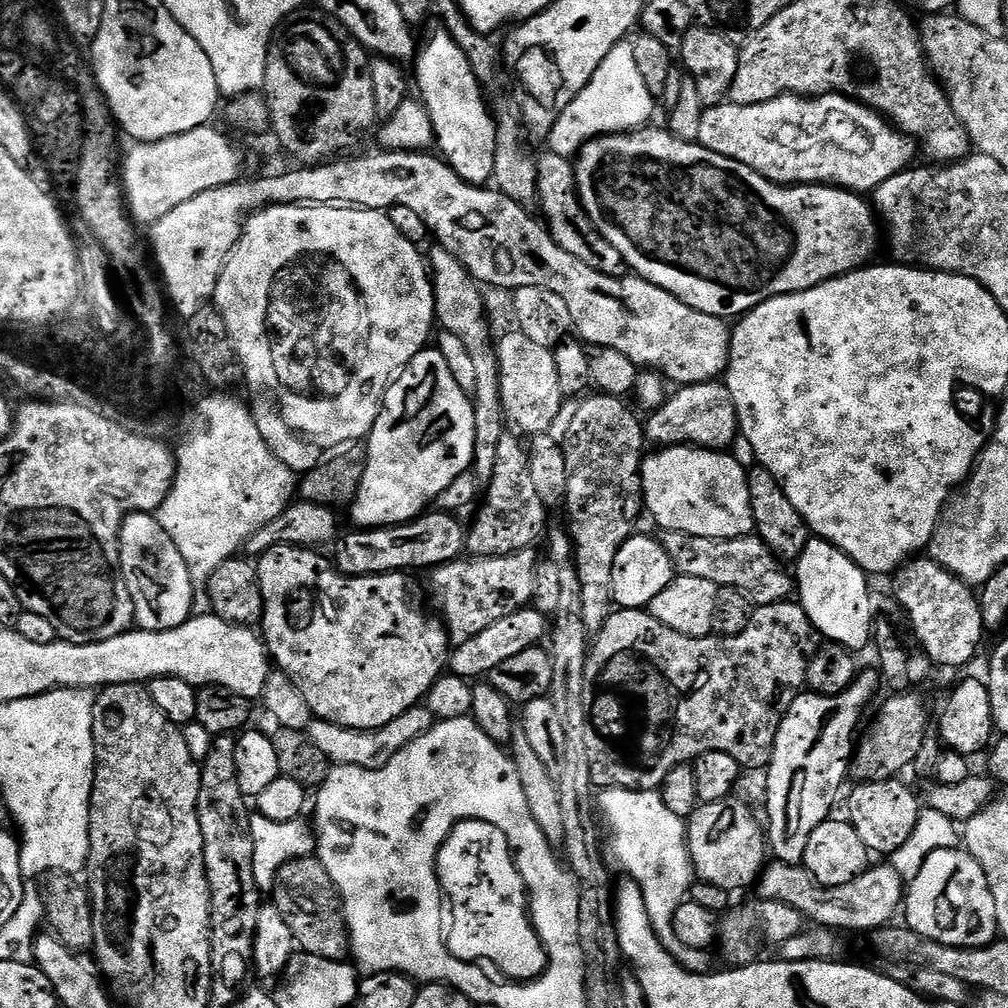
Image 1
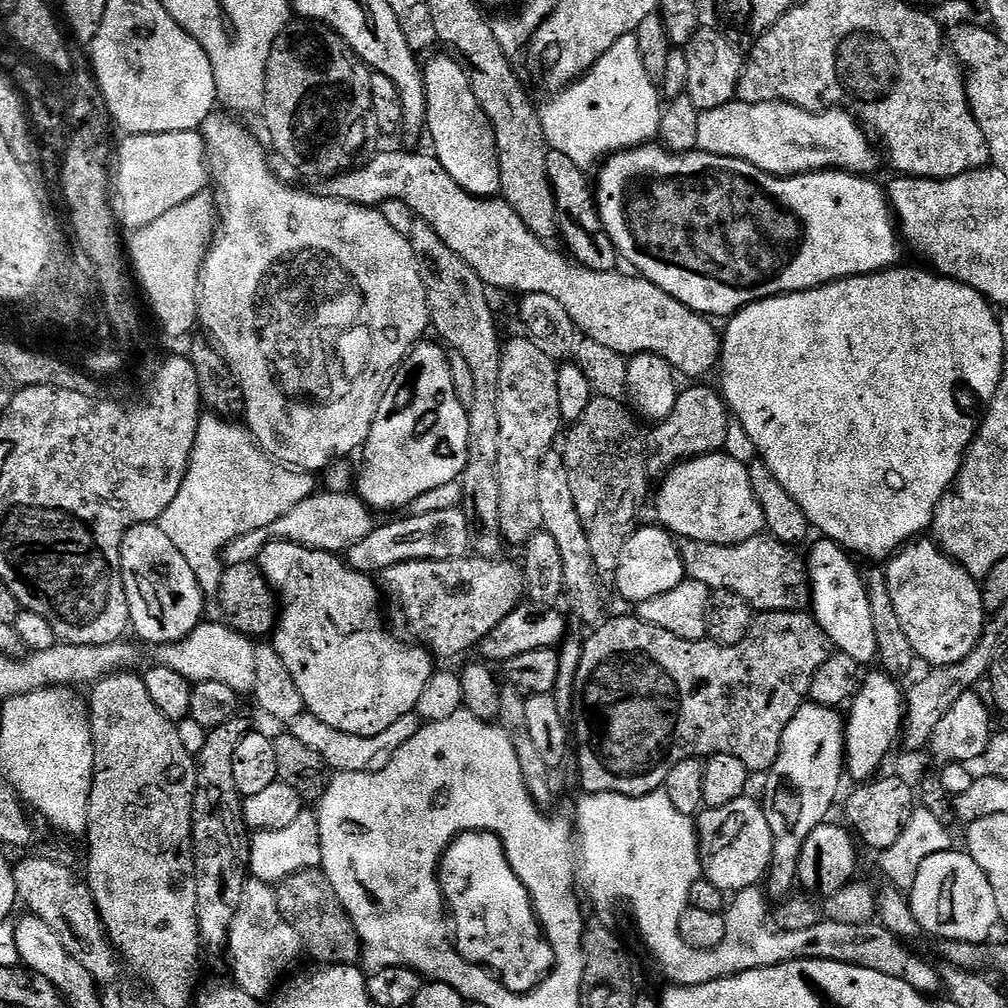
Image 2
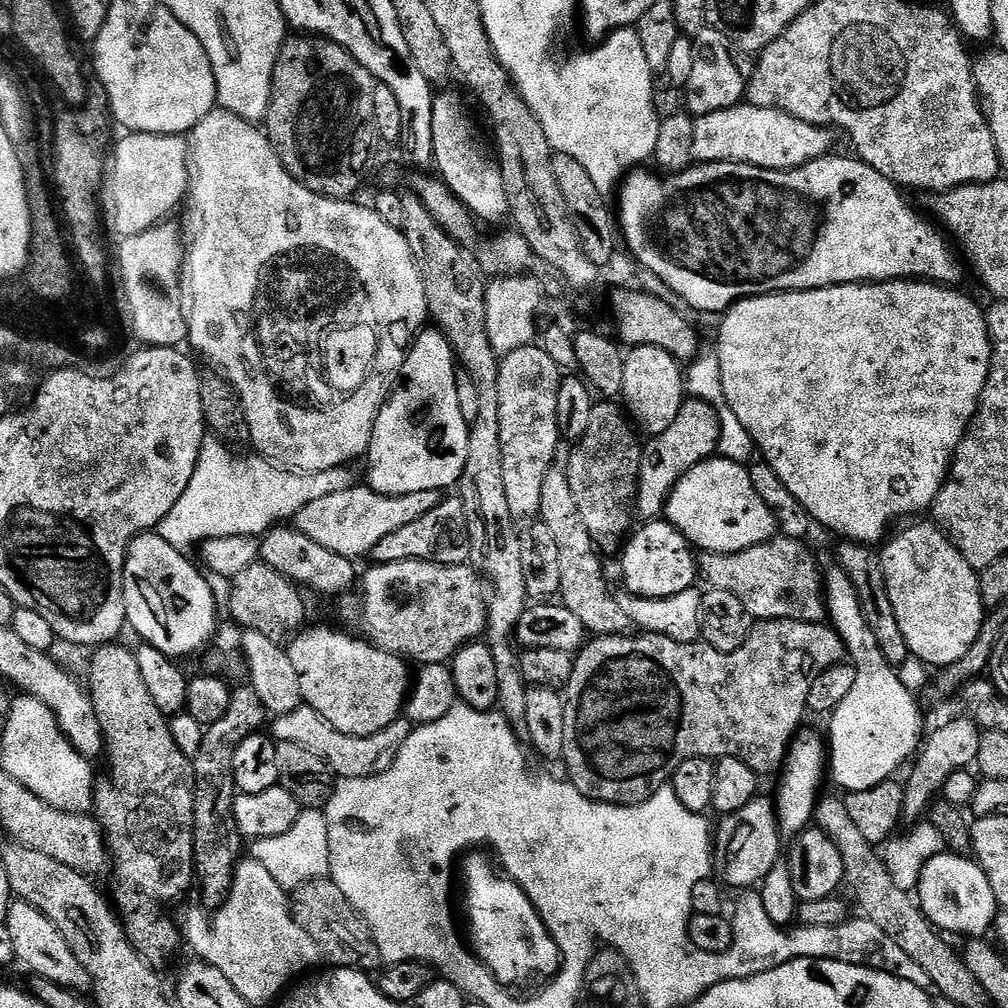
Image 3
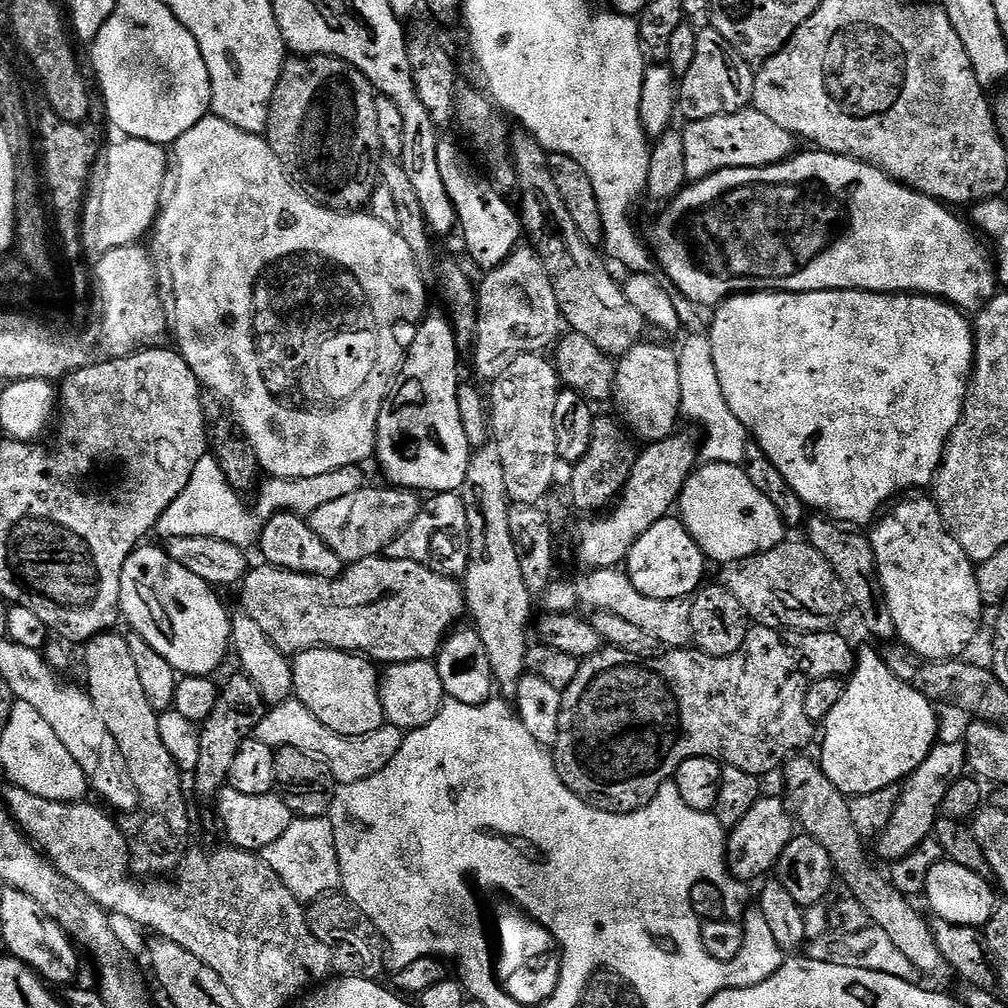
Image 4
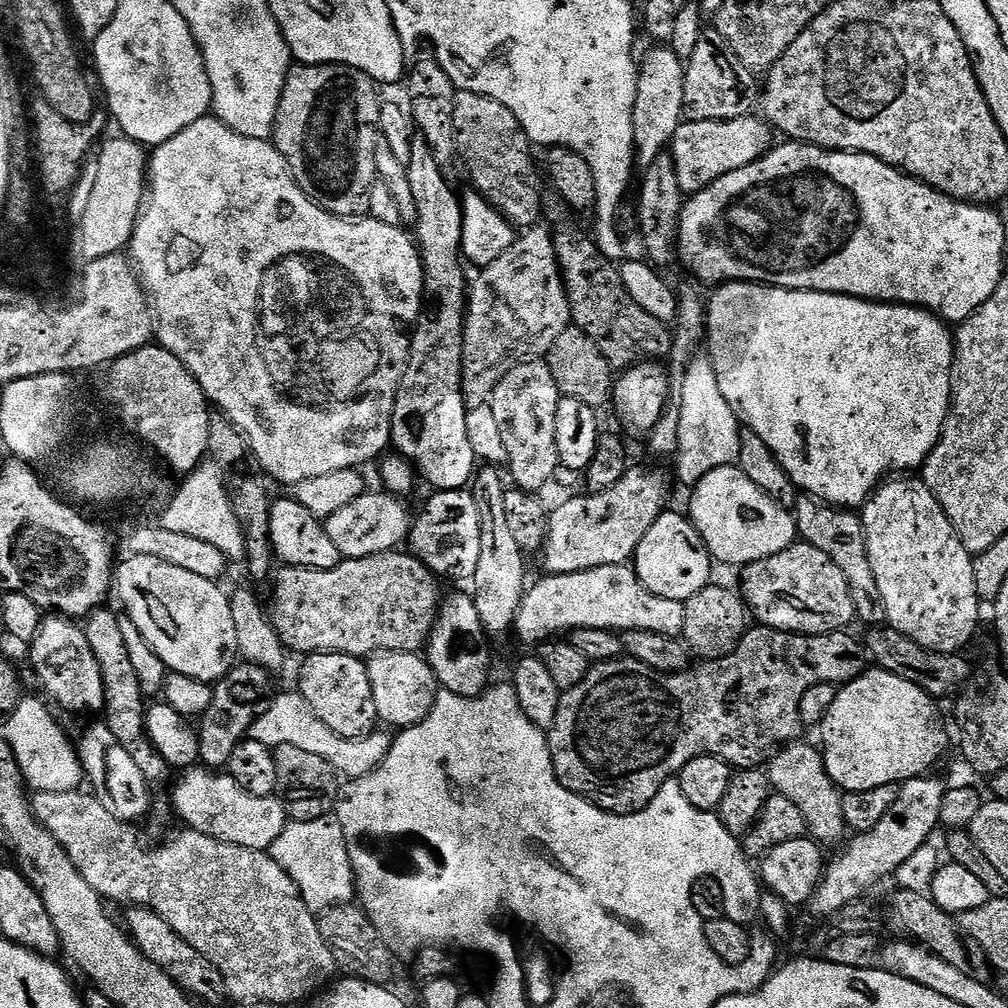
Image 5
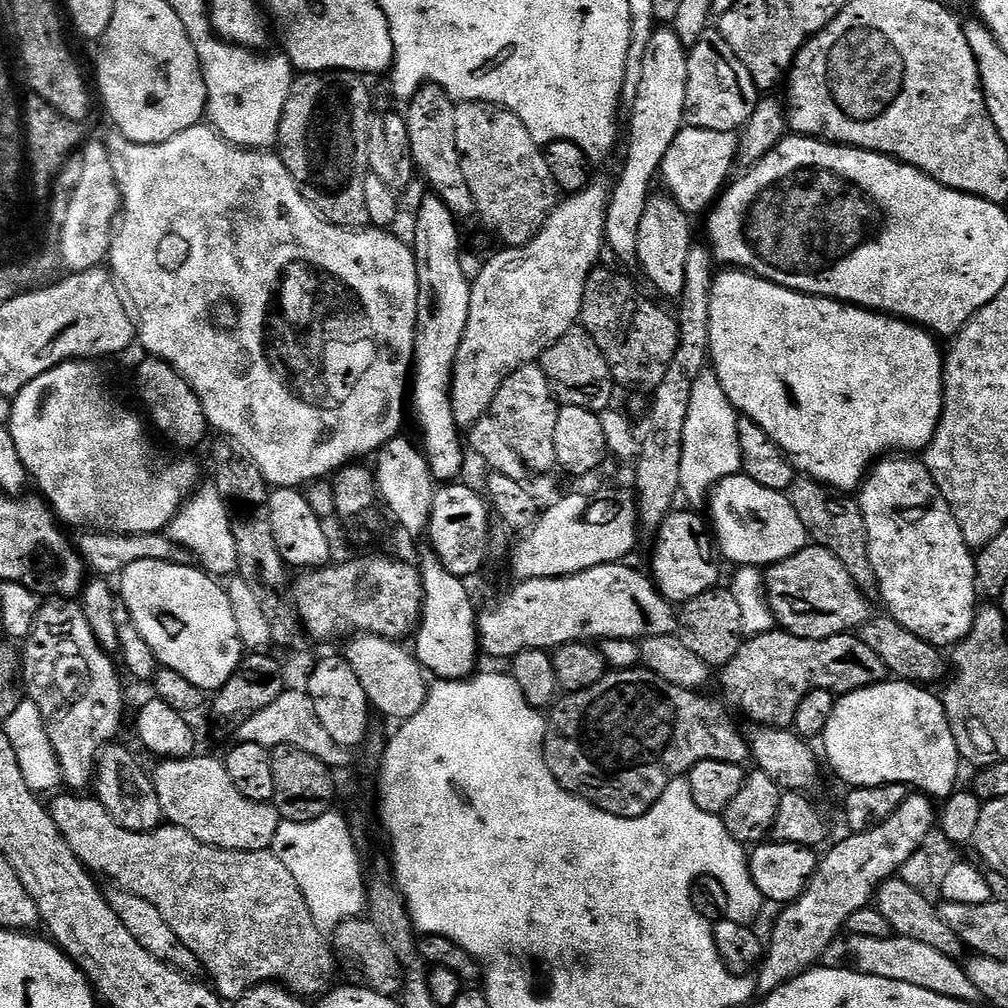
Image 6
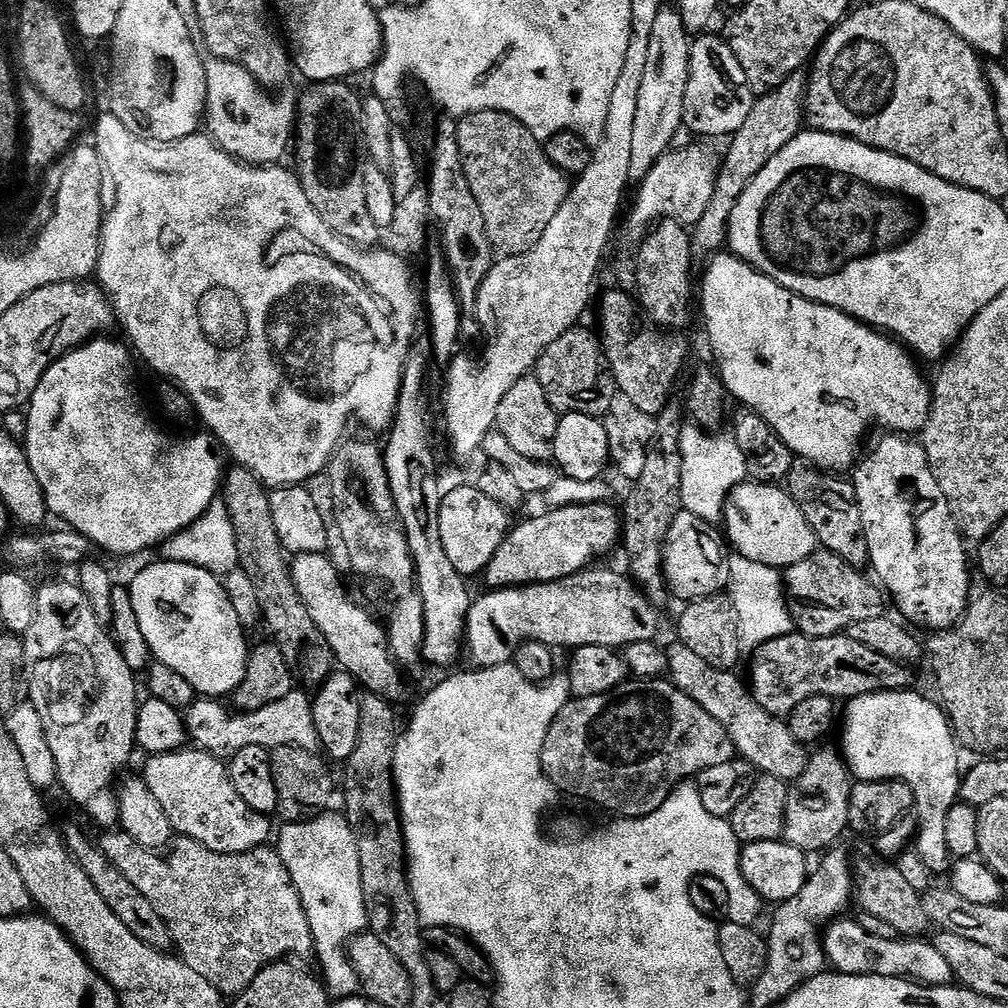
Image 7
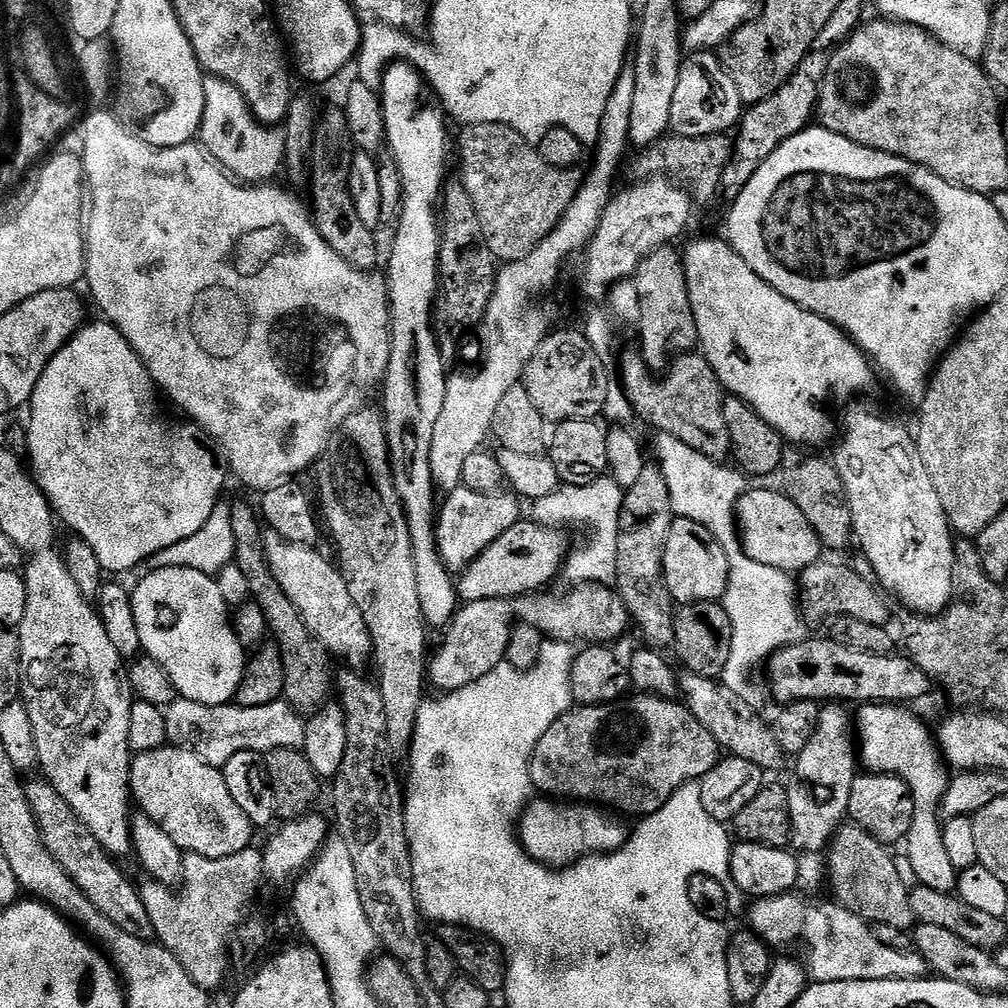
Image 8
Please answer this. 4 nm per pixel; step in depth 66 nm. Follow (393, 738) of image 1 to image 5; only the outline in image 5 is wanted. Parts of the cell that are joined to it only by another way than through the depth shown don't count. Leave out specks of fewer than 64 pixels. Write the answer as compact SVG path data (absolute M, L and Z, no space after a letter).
M299 691L284 692L273 699L270 710L258 717L250 726L247 739L262 742L262 746L276 749L278 746L298 746L298 750L306 750L309 754L318 754L345 781L357 780L369 776L390 754L390 746L394 739L388 730L374 730L369 736L362 738L342 738L342 734L334 734L318 714L306 702L306 698Z

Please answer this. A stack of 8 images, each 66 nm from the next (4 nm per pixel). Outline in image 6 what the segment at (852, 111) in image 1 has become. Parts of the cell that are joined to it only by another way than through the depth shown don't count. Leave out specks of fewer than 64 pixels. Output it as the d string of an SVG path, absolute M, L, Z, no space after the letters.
M685 126L681 128L678 138L674 138L670 150L666 150L659 179L662 184L664 180L665 186L668 187L667 195L676 201L683 212L704 214L709 211L710 205L729 183L733 175L732 163L738 160L739 156L740 136L737 133Z

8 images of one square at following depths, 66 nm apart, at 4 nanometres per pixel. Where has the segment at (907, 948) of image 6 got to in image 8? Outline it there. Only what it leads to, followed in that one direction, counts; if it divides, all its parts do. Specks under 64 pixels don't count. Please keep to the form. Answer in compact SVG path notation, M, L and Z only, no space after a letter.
M797 894L770 896L755 901L752 908L751 931L761 937L765 944L773 949L784 948L787 944L804 943L803 963L806 965L809 977L815 983L826 982L882 982L883 980L923 980L929 975L930 969L926 958L913 950L894 950L894 946L886 946L874 938L869 921L863 920L849 908L844 908L839 902L819 904L816 900L807 900Z

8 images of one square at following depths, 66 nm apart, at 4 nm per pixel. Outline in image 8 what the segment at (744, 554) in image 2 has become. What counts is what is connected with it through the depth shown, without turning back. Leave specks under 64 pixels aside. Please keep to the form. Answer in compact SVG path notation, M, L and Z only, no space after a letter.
M824 563L812 564L798 576L800 611L809 625L820 623L823 625L825 622L831 621L834 616L849 616L858 618L861 622L881 626L889 623L887 621L888 604L880 597L881 589L869 577L860 576L855 567L849 565L847 568L844 564Z

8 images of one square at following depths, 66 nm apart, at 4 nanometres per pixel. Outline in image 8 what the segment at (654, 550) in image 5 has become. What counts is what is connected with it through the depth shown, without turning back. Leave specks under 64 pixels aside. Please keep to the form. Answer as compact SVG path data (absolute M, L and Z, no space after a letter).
M673 519L670 538L666 538L664 581L677 605L723 601L729 578L730 566L727 565L726 553L710 531L698 522Z

